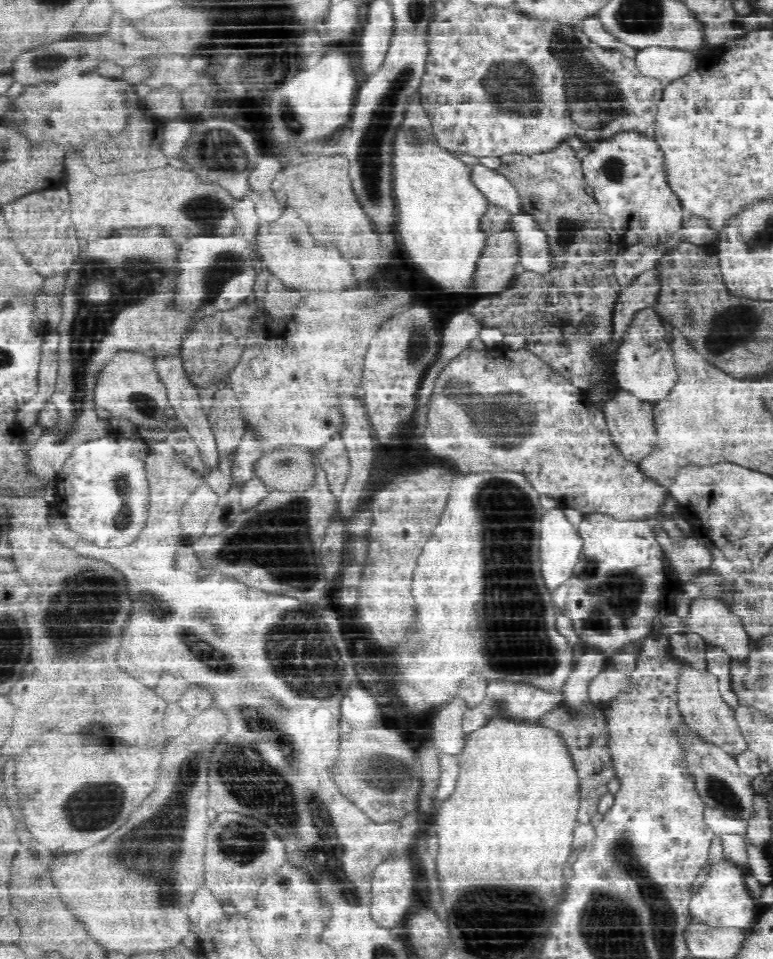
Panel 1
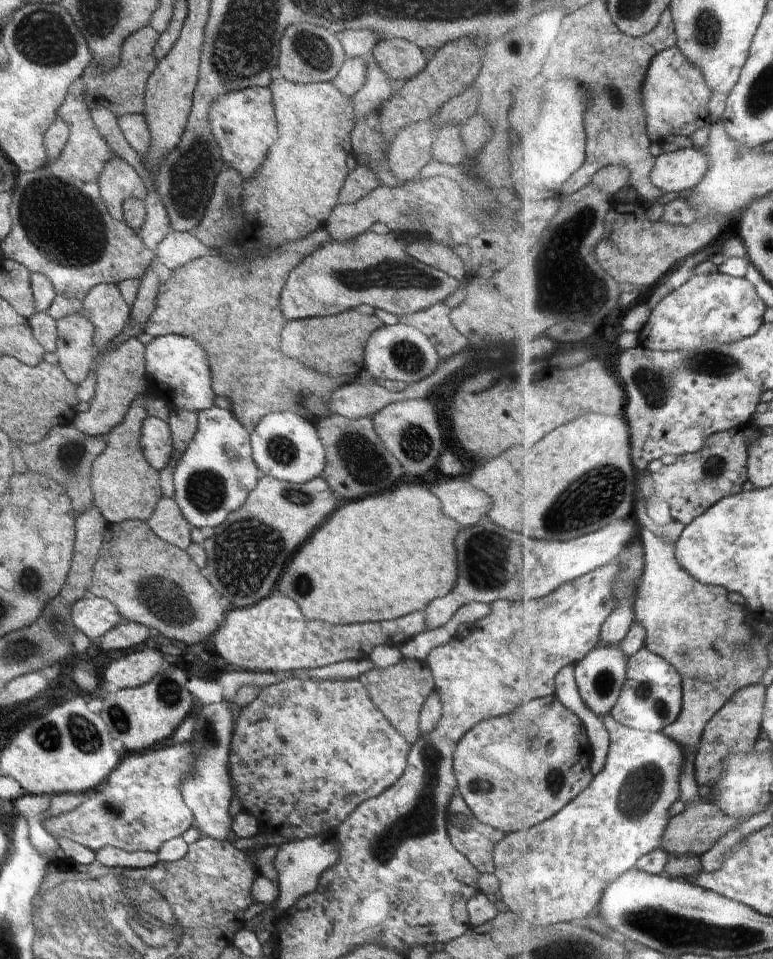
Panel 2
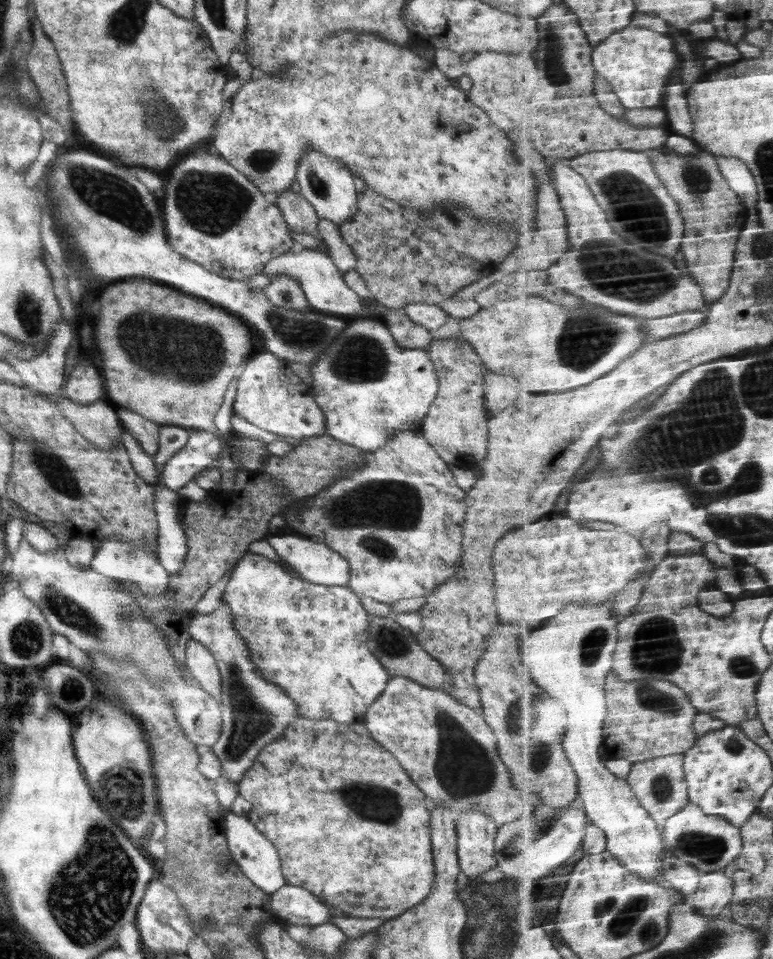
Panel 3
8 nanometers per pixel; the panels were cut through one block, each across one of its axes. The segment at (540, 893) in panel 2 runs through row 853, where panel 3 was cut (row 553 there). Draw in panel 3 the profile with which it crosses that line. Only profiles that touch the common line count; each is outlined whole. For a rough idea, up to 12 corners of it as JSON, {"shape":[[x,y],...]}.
{"shape":[[554,514],[497,540],[498,616],[614,606],[657,568],[640,537]]}

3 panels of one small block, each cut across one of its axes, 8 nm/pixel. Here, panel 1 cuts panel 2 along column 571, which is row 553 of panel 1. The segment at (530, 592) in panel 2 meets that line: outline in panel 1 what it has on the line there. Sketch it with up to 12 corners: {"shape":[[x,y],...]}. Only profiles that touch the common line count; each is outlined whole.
{"shape":[[565,508],[542,514],[548,588],[574,572],[584,540]]}

